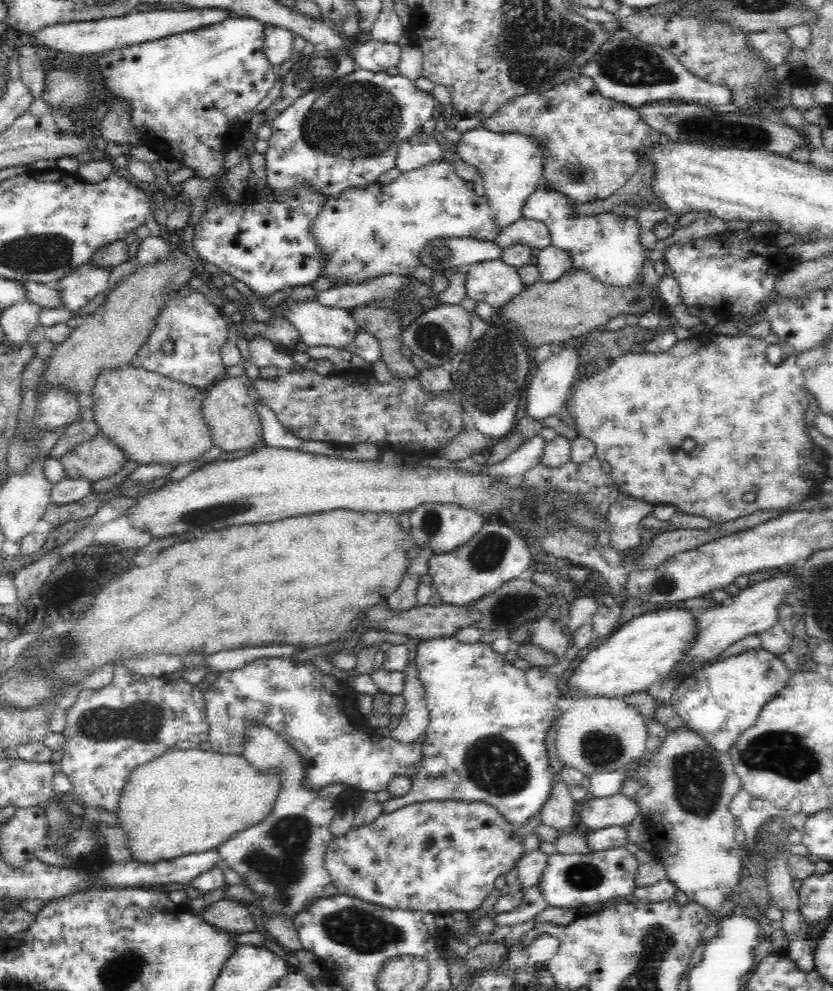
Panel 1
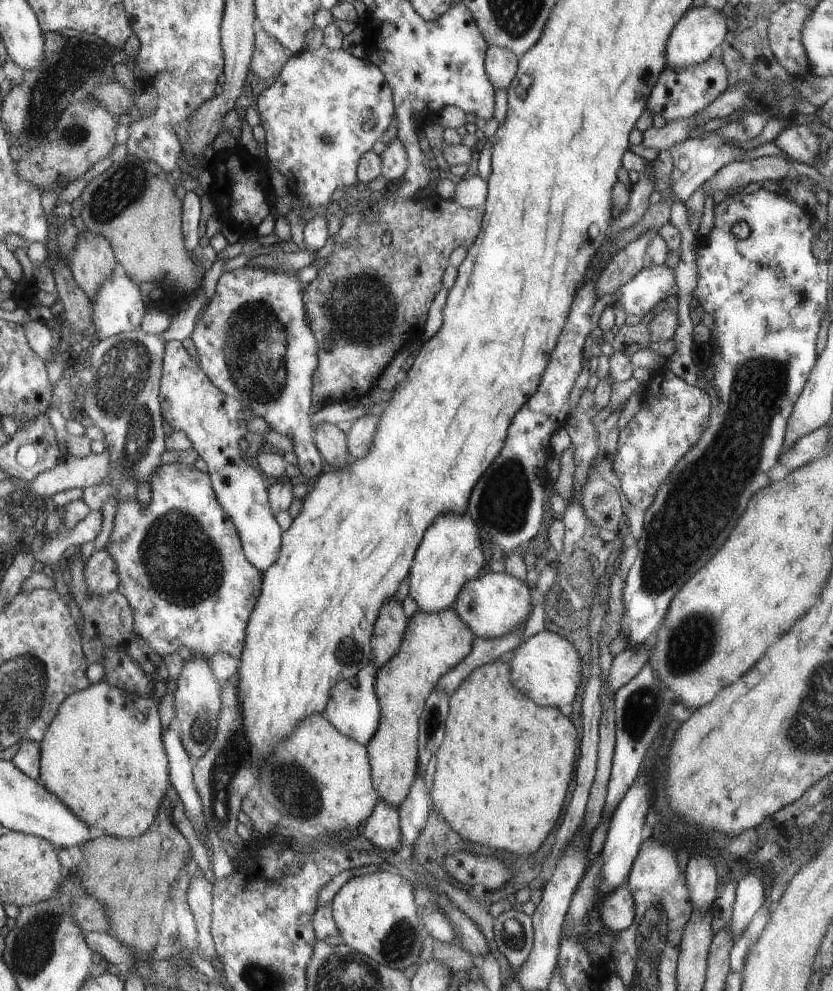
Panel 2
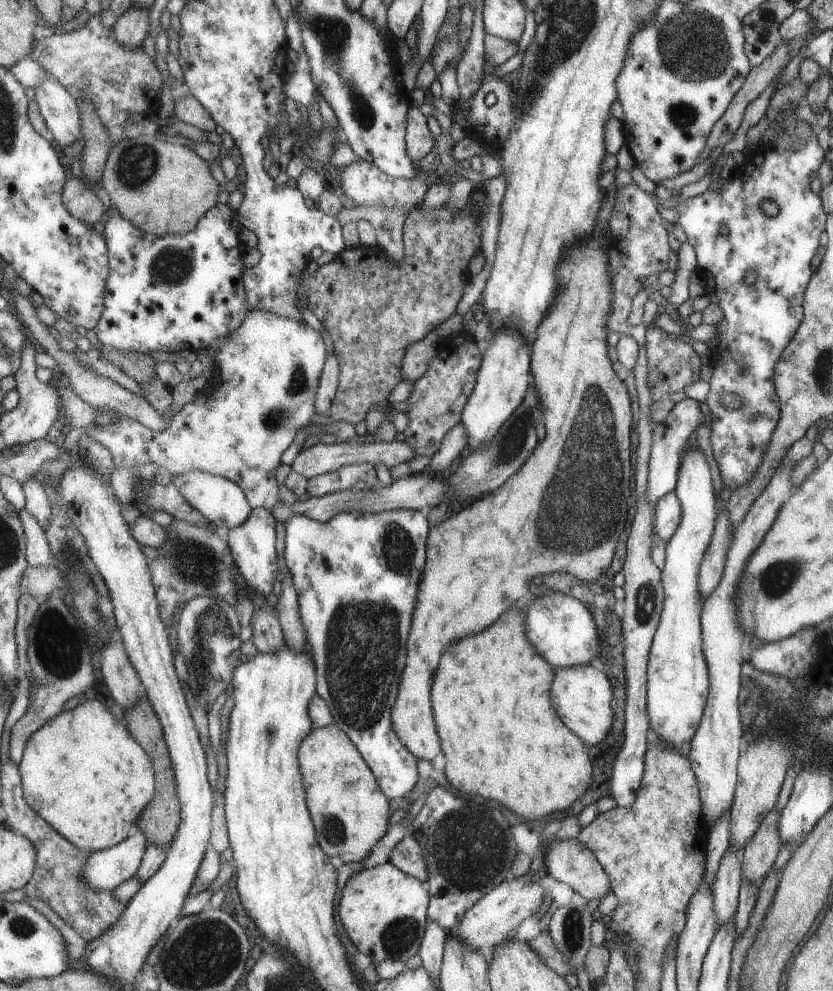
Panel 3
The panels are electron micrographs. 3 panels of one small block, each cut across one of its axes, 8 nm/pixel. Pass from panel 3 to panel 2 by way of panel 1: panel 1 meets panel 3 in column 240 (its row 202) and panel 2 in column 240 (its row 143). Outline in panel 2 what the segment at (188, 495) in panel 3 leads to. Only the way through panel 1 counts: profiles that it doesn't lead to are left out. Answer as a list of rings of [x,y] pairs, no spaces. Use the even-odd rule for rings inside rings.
[[[176,340],[165,341],[158,398],[161,416],[166,423],[174,431],[183,432],[193,444],[191,448],[205,461],[217,502],[220,502],[221,508],[236,526],[245,558],[257,570],[265,572],[279,557],[283,533],[269,508],[265,483],[267,478],[261,478],[239,456],[241,452],[237,444],[241,438],[248,437],[247,424],[253,418],[253,412],[245,408],[241,400],[231,398],[213,386],[203,371],[189,358],[181,341]]]

